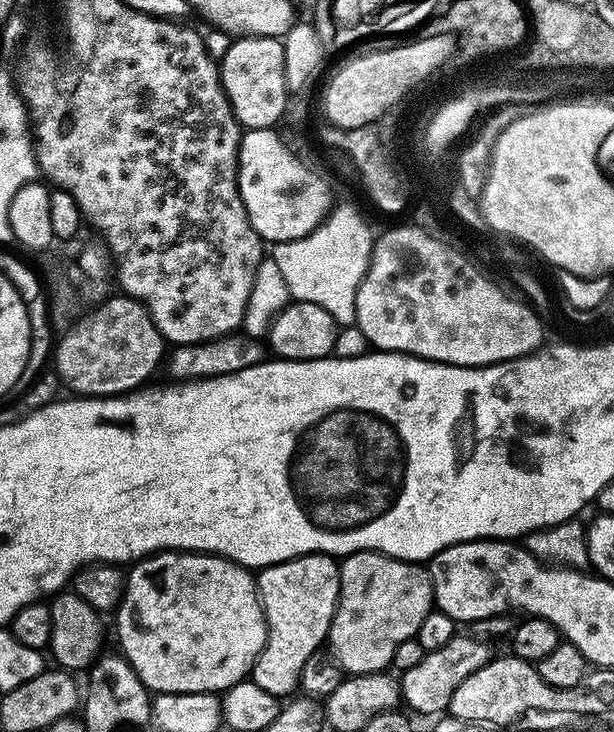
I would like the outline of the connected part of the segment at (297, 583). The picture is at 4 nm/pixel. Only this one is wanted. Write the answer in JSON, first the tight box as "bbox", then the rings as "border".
{"bbox":[250,554,340,698],"border":[[[327,554],[296,556],[293,560],[259,569],[256,591],[260,593],[260,604],[264,608],[268,637],[250,679],[271,696],[288,698],[293,695],[292,691],[301,687],[300,675],[307,660],[319,653],[328,639],[340,597],[340,566]]]}

